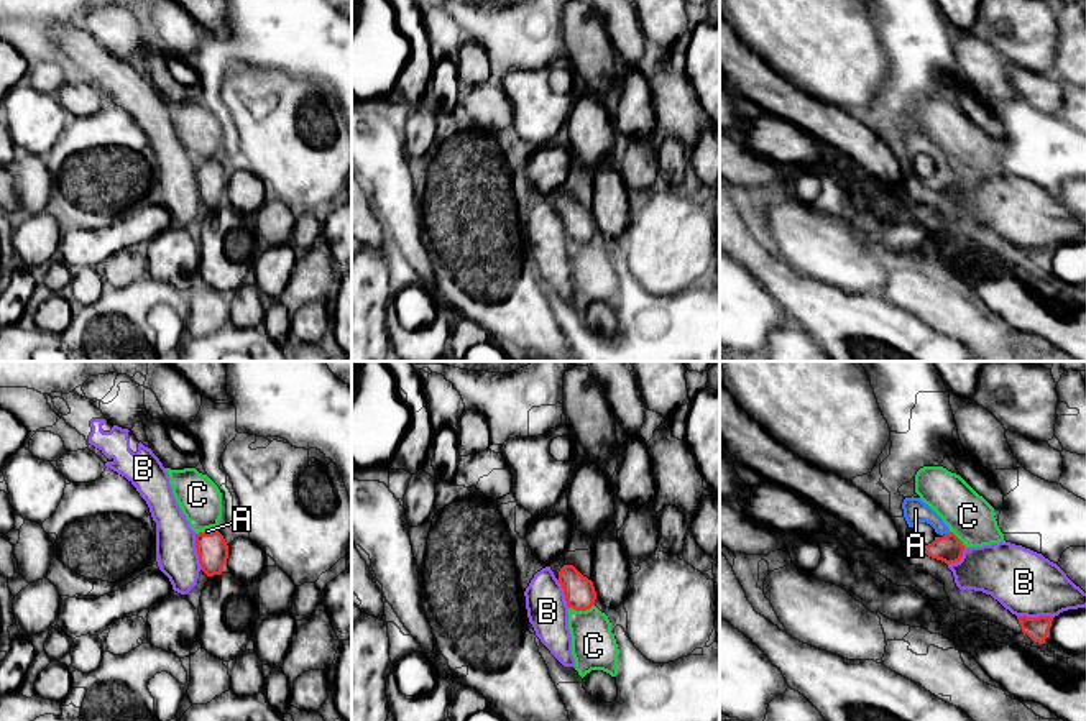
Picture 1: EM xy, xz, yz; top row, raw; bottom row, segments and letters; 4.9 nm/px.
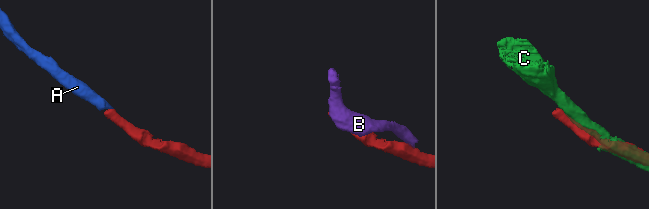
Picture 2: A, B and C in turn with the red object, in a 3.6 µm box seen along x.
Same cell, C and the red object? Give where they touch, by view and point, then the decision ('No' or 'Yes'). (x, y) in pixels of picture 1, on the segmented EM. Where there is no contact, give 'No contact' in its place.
Touches red at xz (580, 610). No

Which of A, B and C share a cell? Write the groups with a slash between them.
A / B / C

